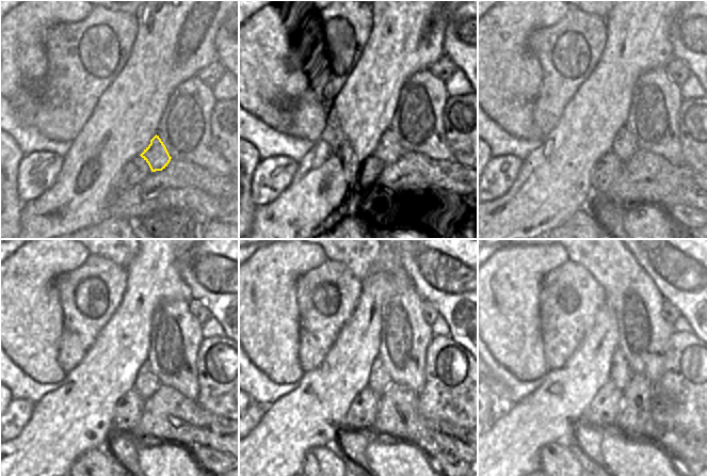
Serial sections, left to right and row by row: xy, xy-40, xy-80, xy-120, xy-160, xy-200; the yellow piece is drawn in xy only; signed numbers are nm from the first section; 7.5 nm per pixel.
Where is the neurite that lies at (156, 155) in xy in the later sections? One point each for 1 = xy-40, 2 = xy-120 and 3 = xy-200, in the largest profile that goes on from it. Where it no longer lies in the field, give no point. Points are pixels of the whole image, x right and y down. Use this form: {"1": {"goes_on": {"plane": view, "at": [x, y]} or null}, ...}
{"1": {"goes_on": {"plane": "xy-40", "at": [388, 149]}}, "2": {"goes_on": {"plane": "xy-120", "at": [146, 383]}}, "3": {"goes_on": {"plane": "xy-200", "at": [620, 373]}}}

